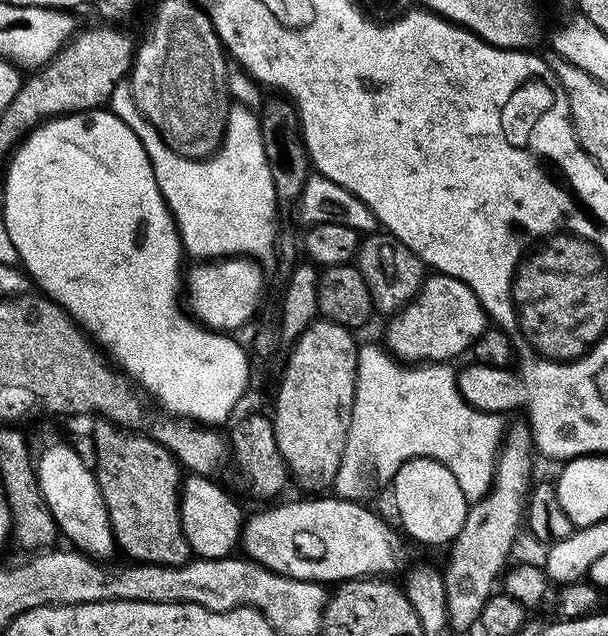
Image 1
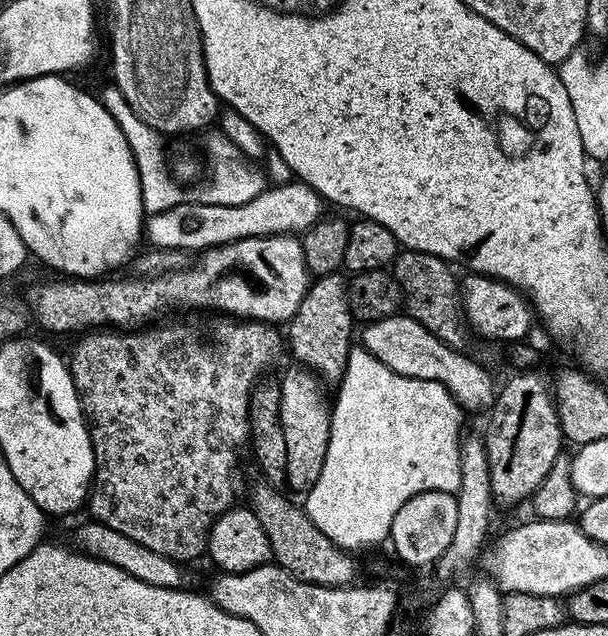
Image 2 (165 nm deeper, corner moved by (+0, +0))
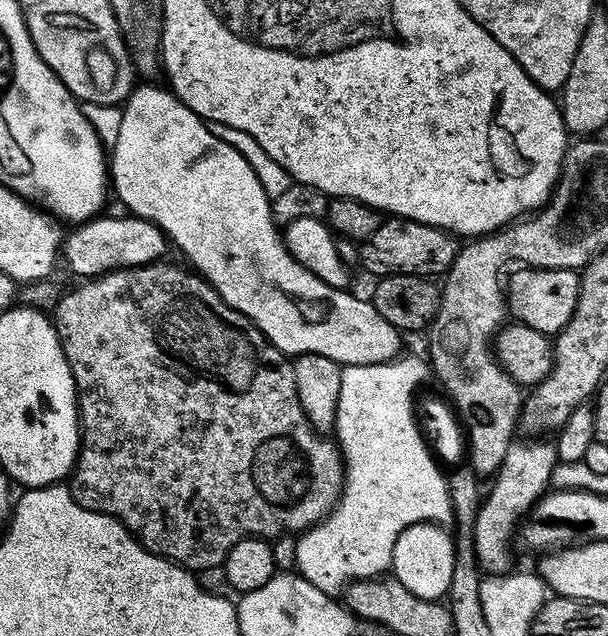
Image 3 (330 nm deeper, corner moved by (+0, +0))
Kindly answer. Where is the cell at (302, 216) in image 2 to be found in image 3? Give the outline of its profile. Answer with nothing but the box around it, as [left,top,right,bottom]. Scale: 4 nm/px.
[62,214,166,278]

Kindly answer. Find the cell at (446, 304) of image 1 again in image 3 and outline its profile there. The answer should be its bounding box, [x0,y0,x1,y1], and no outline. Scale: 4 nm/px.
[506,266,580,338]

